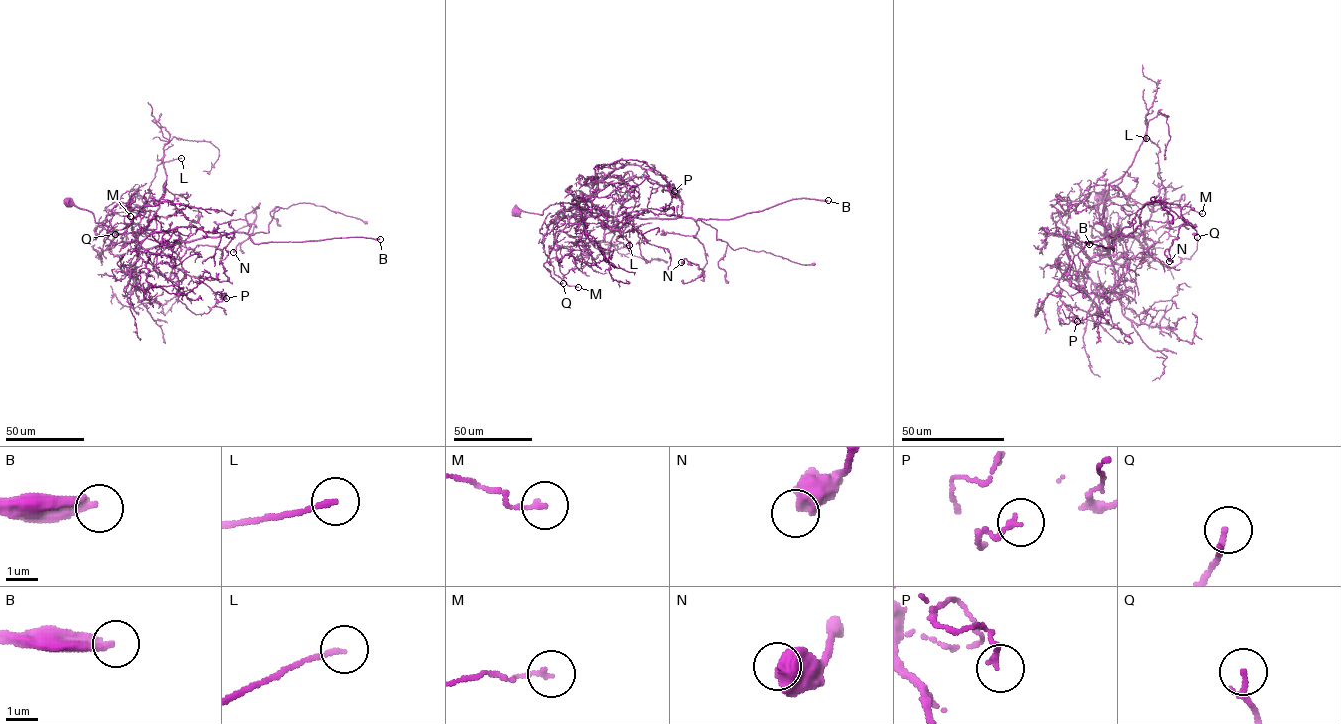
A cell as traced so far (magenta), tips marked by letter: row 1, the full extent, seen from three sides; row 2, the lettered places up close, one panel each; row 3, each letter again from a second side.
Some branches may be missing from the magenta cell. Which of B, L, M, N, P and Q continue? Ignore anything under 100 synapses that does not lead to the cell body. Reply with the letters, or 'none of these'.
B

